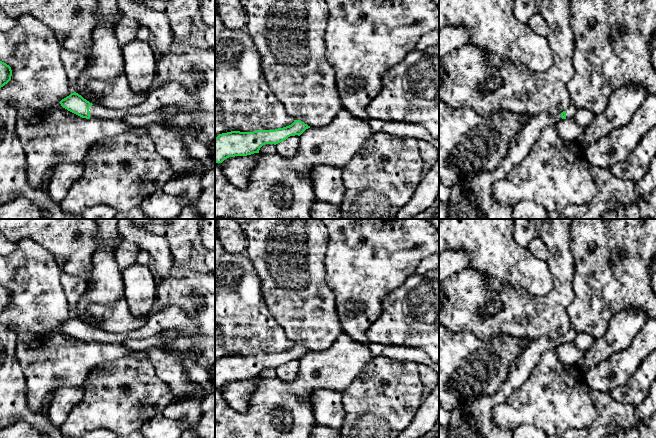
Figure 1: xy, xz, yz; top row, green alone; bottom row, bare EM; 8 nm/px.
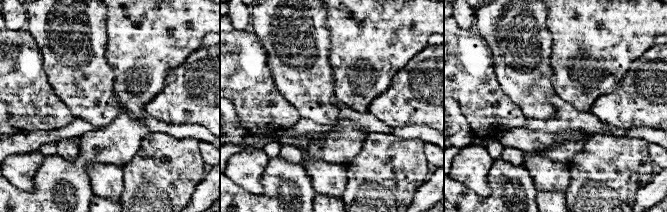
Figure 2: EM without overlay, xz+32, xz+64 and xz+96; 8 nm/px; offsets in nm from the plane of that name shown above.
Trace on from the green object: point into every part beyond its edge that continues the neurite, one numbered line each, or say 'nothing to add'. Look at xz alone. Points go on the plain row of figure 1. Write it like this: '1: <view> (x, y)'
nothing to add

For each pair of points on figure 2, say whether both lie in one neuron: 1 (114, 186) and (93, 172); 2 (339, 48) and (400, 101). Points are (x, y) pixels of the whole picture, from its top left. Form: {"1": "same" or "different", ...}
{"1": "same", "2": "different"}

